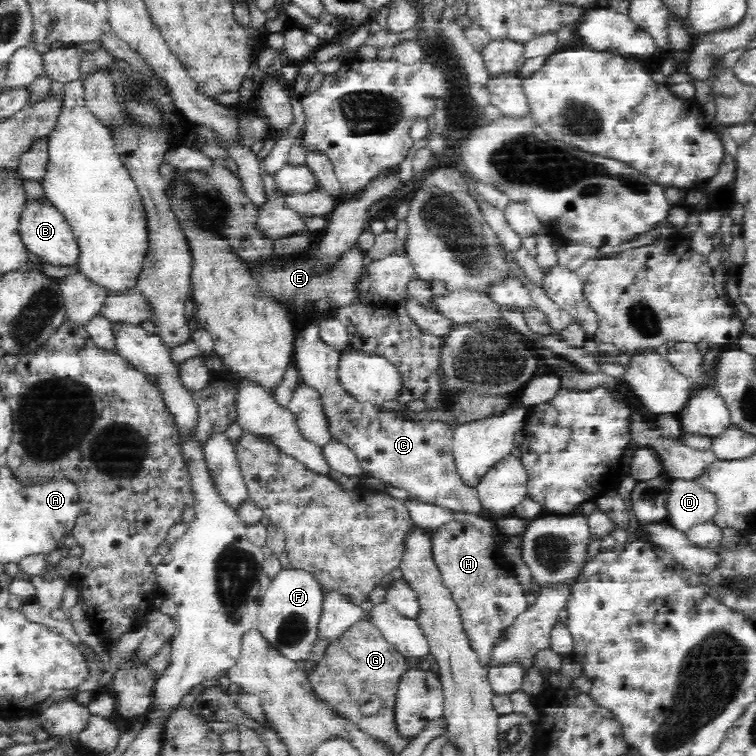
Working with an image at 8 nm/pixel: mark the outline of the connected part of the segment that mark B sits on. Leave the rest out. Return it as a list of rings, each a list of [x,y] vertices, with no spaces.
[[[45,199],[28,200],[28,204],[22,212],[22,218],[20,218],[19,229],[26,248],[41,258],[42,261],[58,266],[79,264],[80,248],[70,223],[59,210],[56,210]]]

